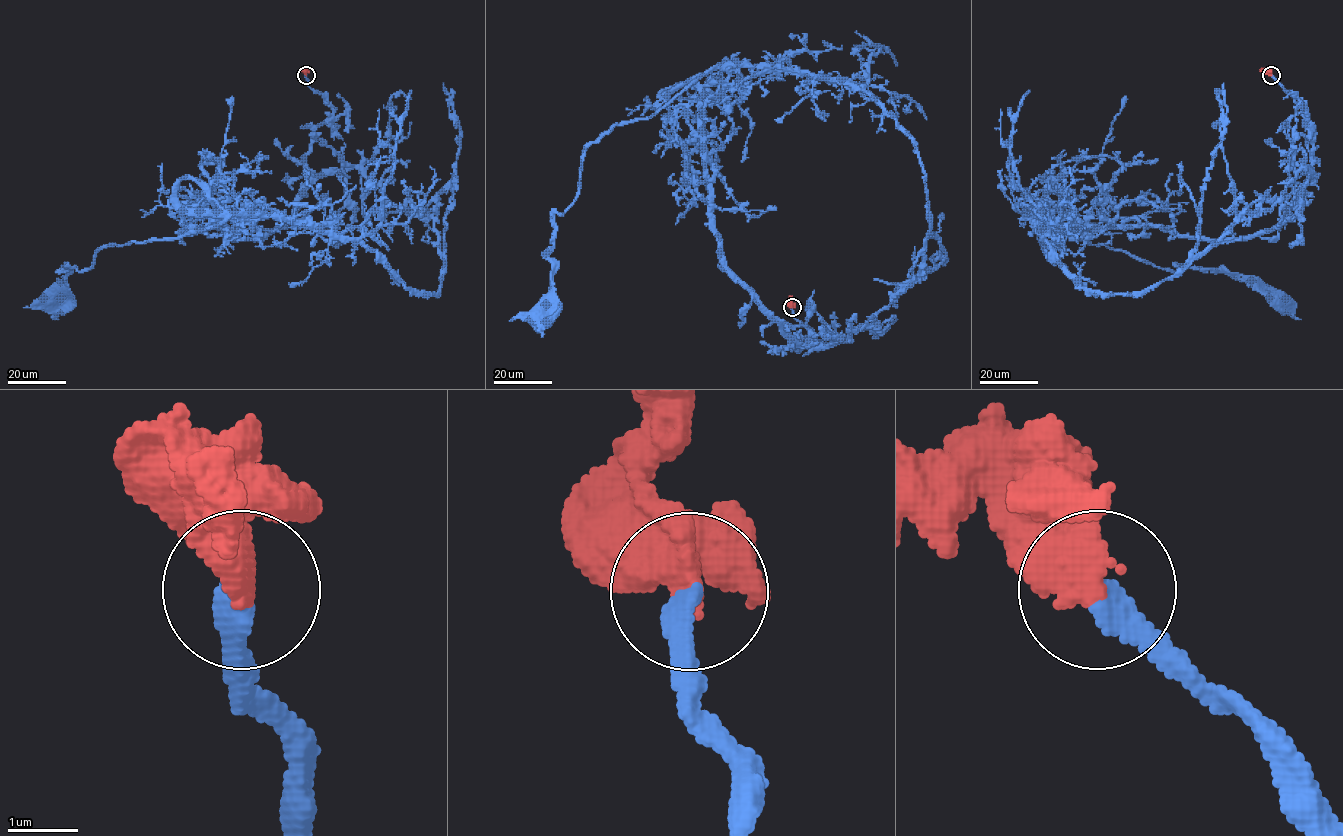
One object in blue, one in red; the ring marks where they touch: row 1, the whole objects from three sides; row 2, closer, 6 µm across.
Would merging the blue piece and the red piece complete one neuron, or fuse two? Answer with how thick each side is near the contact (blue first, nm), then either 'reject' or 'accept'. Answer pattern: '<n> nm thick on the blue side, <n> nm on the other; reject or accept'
360 nm thick on the blue side, 600 nm on the other; accept

